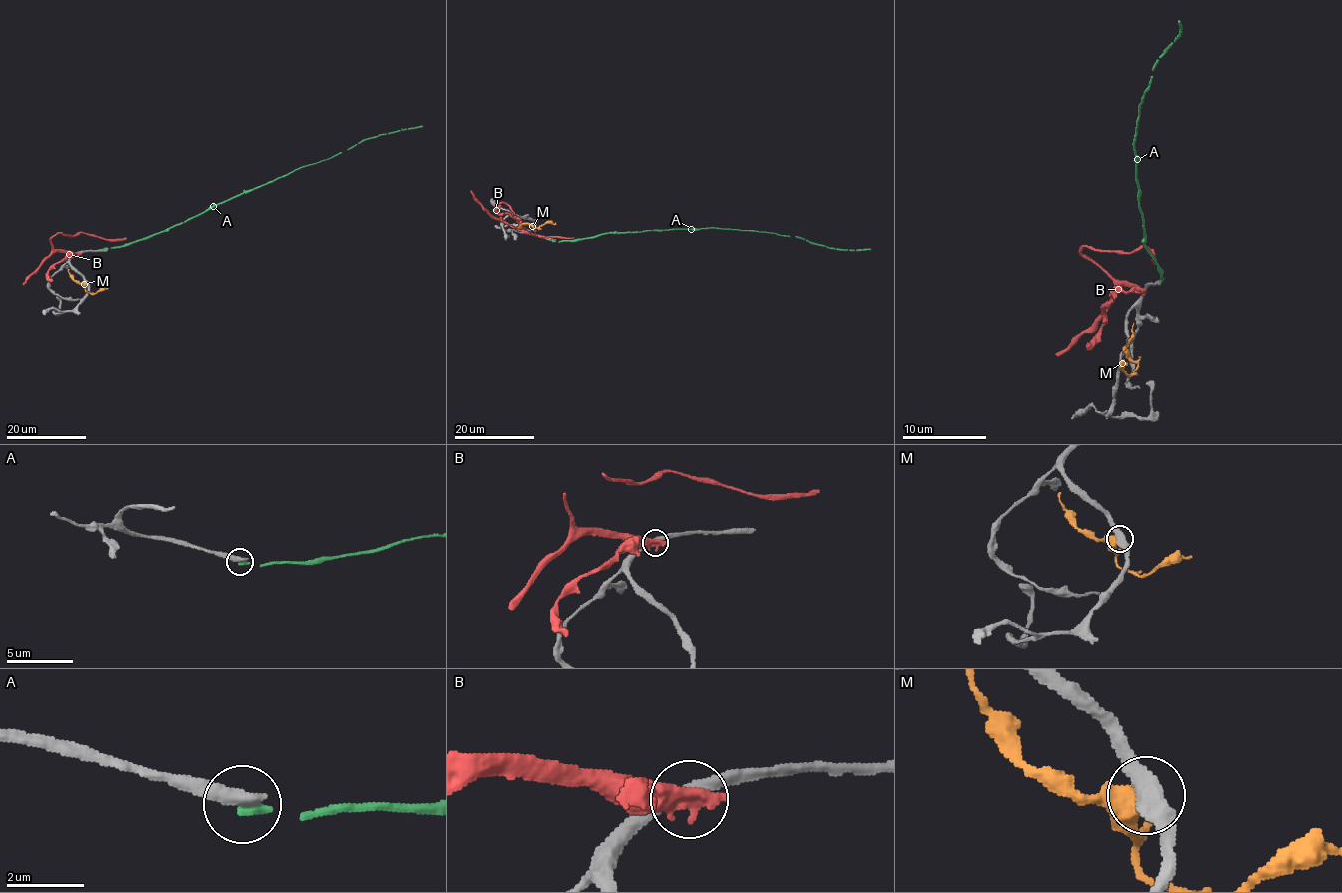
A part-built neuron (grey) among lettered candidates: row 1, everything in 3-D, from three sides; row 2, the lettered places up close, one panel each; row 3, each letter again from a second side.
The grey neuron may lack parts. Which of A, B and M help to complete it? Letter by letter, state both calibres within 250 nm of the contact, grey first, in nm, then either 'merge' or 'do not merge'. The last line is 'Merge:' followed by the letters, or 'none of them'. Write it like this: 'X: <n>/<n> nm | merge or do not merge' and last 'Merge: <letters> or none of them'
A: 440/280 nm | do not merge
B: 240/550 nm | do not merge
M: 360/380 nm | do not merge
Merge: none of them

